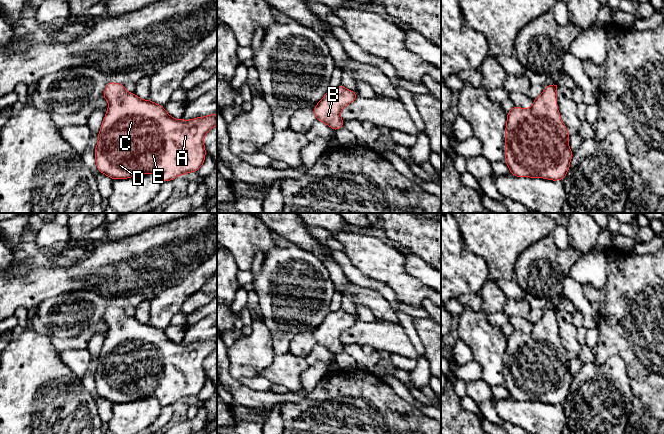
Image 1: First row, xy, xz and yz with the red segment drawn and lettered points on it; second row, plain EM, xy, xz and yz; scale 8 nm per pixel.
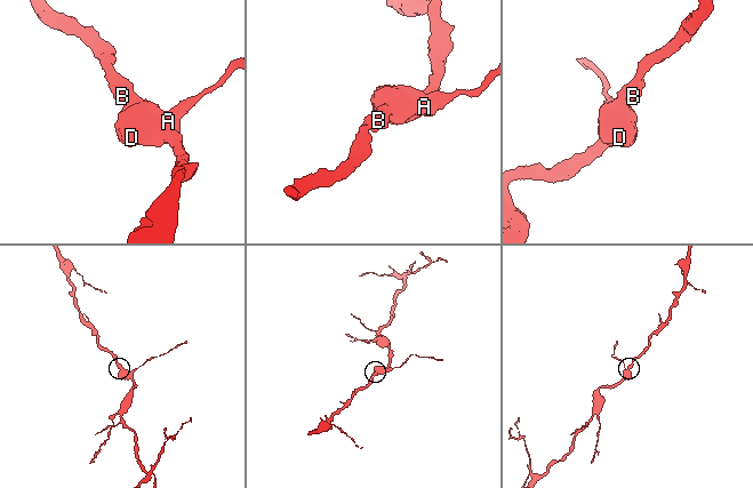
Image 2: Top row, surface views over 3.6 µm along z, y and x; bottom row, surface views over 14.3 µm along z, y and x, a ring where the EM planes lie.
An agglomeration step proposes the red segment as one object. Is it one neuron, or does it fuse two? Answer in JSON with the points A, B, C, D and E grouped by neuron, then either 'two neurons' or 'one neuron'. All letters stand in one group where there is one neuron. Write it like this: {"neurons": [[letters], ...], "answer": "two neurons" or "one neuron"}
{"neurons": [["A", "B", "C", "D", "E"]], "answer": "one neuron"}

